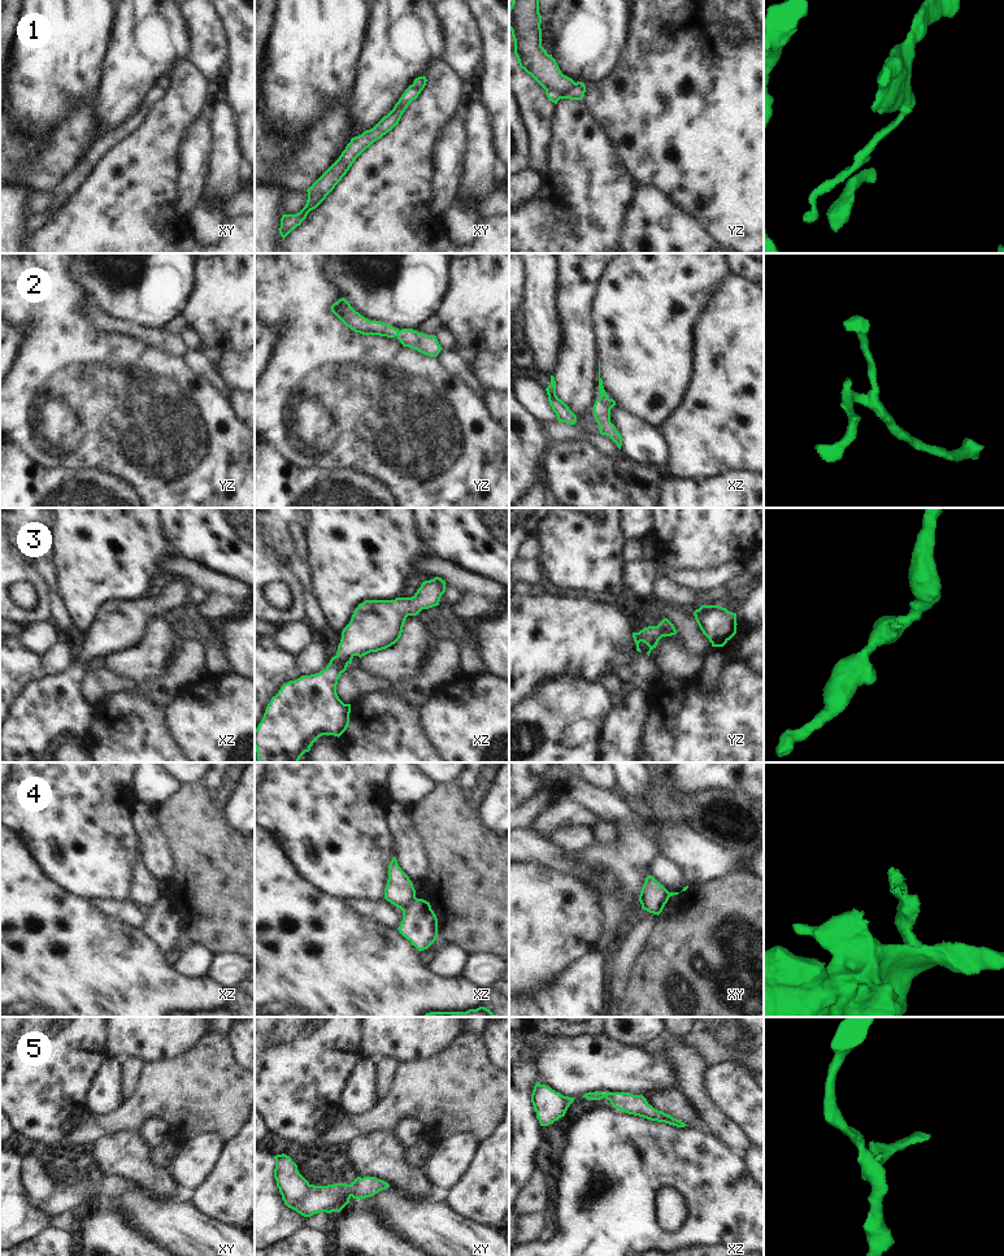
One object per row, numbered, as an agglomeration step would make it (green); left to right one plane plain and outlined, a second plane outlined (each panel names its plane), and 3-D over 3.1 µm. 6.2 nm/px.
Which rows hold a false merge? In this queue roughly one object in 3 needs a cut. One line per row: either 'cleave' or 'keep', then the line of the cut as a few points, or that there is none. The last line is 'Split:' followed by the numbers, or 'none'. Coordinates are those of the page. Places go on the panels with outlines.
1: cleave | yz (576, 83), (563, 92), (556, 92), (551, 87), (546, 90)
2: keep | no cut
3: keep | no cut
4: cleave | xz (416, 898), (403, 911)
5: keep | no cut
Split: 1, 4

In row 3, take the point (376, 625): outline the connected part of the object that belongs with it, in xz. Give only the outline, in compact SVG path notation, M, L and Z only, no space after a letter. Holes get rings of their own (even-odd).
M439 577L422 582L421 587L412 597L396 597L395 600L365 600L355 609L349 623L342 631L338 652L331 657L329 665L320 673L301 675L295 681L284 683L278 694L271 697L264 717L255 730L255 748L258 762L299 762L300 757L310 751L313 743L322 735L340 736L349 725L351 704L344 704L338 694L336 685L339 677L352 664L352 659L360 659L370 652L378 652L395 644L403 633L408 616L417 616L422 609L439 605L442 595L446 592L446 581Z

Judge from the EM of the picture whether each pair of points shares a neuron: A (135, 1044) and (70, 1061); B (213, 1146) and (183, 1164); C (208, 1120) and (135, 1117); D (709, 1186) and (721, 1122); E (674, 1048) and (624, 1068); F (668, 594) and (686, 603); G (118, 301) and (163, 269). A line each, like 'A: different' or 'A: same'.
A: different
B: same
C: same
D: different
E: different
F: same
G: same

